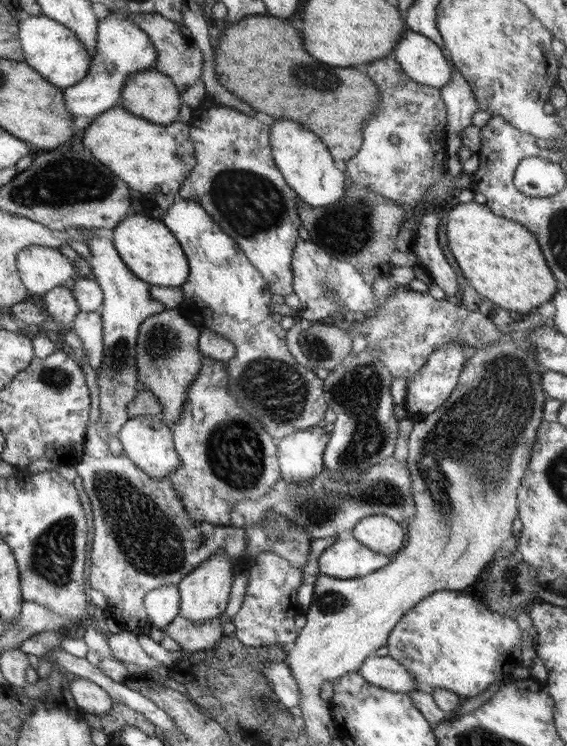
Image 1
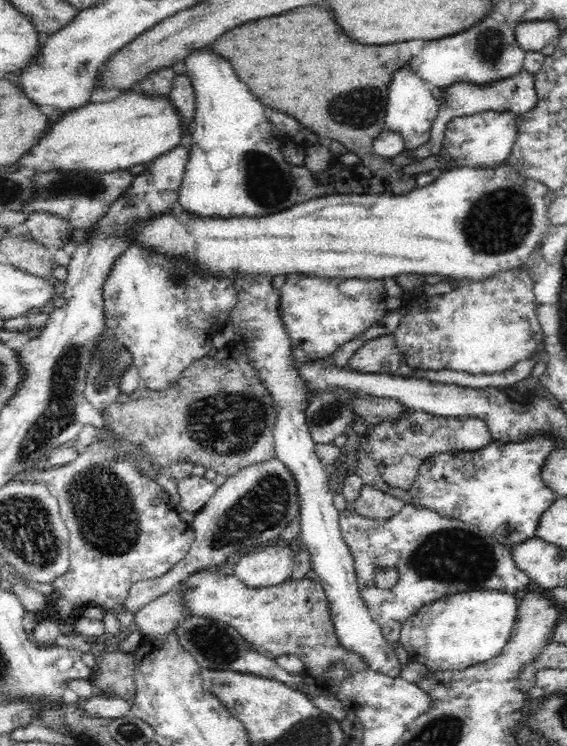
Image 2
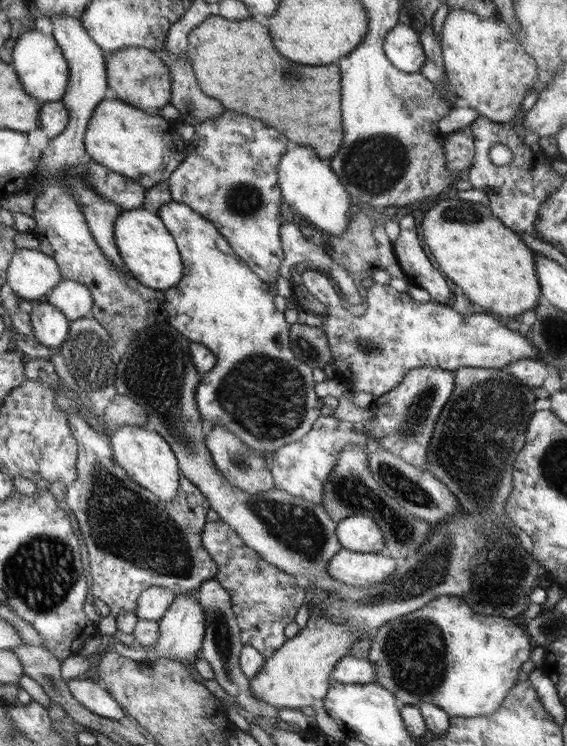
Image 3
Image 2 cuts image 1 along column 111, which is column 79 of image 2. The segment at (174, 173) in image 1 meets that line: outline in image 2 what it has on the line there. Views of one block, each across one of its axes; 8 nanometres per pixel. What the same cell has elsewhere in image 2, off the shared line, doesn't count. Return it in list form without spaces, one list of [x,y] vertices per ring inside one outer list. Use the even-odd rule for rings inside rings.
[[[133,89],[128,92],[122,92],[118,98],[112,100],[112,102],[100,102],[100,104],[89,103],[86,107],[77,108],[77,110],[69,110],[63,116],[62,120],[58,120],[52,130],[46,134],[42,140],[38,140],[38,148],[32,148],[30,156],[26,155],[18,163],[20,163],[21,170],[27,172],[88,172],[88,170],[94,170],[95,174],[114,172],[120,170],[126,170],[135,165],[146,165],[152,160],[156,160],[158,156],[163,153],[169,152],[171,149],[176,148],[178,145],[182,145],[187,140],[188,134],[190,134],[190,128],[192,122],[186,122],[181,114],[177,111],[177,106],[173,103],[168,94],[147,94],[138,92],[137,89]]]

